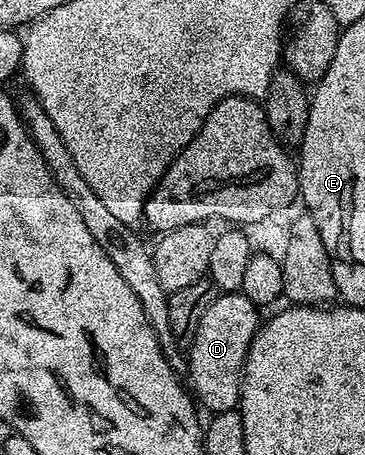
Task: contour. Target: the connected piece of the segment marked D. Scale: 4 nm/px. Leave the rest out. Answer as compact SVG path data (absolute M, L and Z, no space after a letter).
M220 293L214 299L214 303L210 303L210 308L207 309L202 314L202 320L198 322L198 331L194 331L194 339L191 345L187 346L186 349L186 381L190 386L191 392L194 394L195 400L208 408L207 412L209 414L221 413L222 411L230 411L231 409L236 409L240 403L240 383L244 379L244 364L248 358L248 352L250 351L250 343L254 339L254 335L260 329L262 324L262 316L260 317L261 310L256 306L250 298L244 293Z

